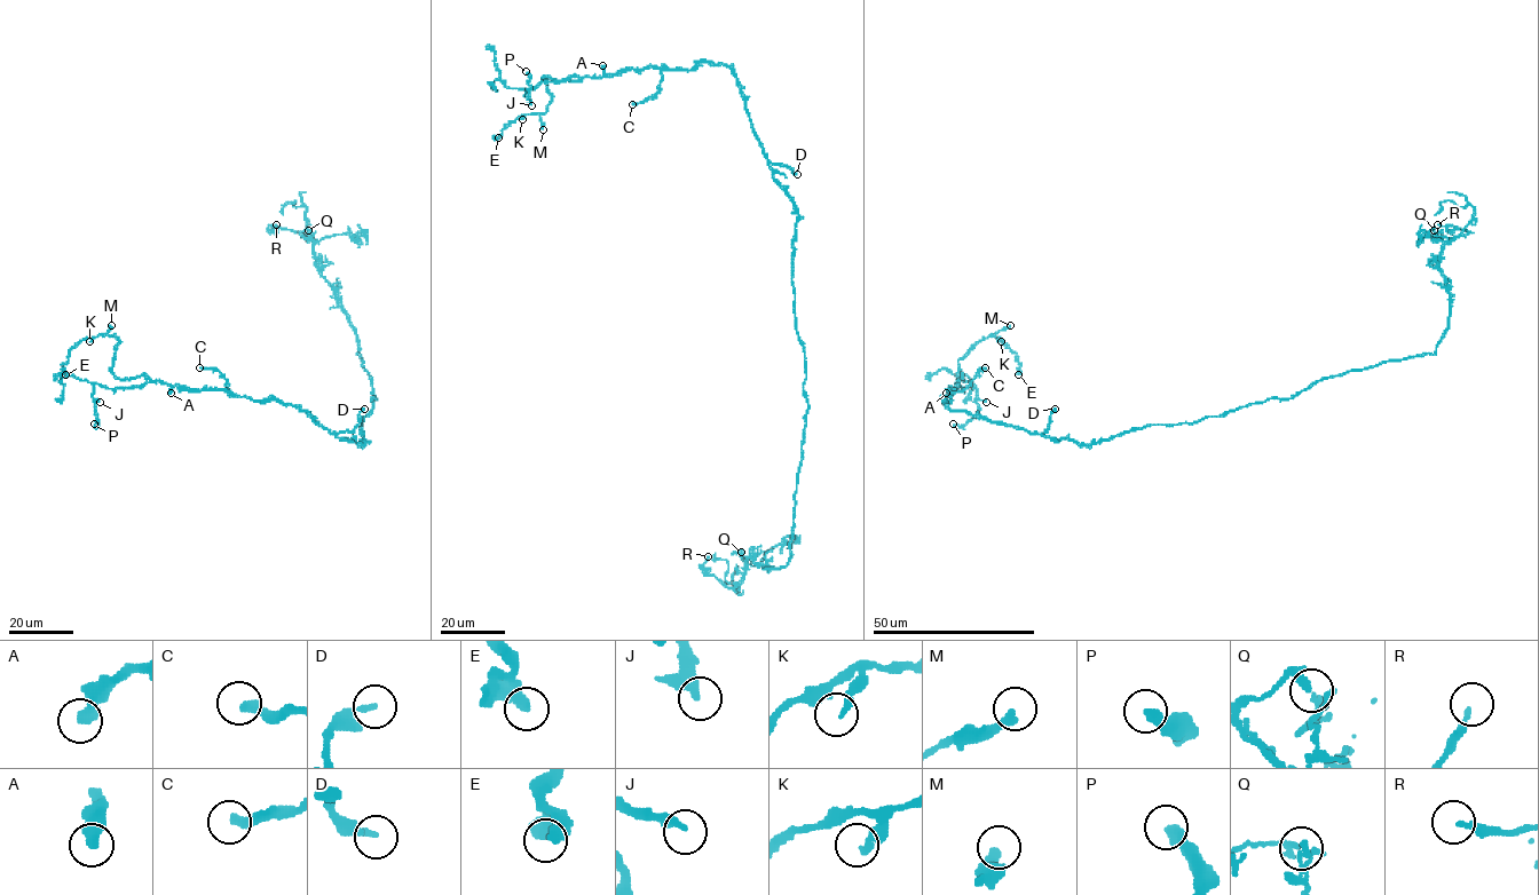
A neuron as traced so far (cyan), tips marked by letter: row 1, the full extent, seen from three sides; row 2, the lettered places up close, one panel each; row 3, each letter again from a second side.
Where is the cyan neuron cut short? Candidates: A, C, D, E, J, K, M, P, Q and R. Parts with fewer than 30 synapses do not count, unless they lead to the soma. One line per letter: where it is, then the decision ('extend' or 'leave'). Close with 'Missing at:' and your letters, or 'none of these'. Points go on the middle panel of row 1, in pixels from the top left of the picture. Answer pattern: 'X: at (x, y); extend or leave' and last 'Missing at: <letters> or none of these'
A: at (602, 65); leave
C: at (632, 104); leave
D: at (797, 174); leave
E: at (498, 137); leave
J: at (531, 105); leave
K: at (522, 119); leave
M: at (543, 129); leave
P: at (526, 71); leave
Q: at (741, 552); leave
R: at (708, 556); leave
Missing at: none of these

